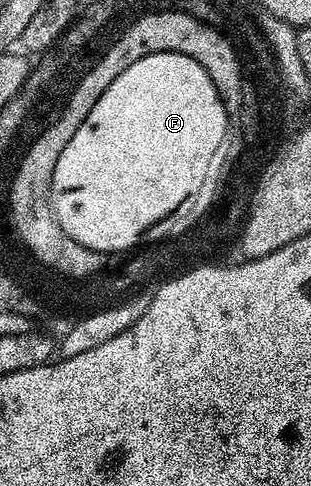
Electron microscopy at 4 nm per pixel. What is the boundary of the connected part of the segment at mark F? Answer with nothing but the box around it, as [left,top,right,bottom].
[54,54,224,252]

